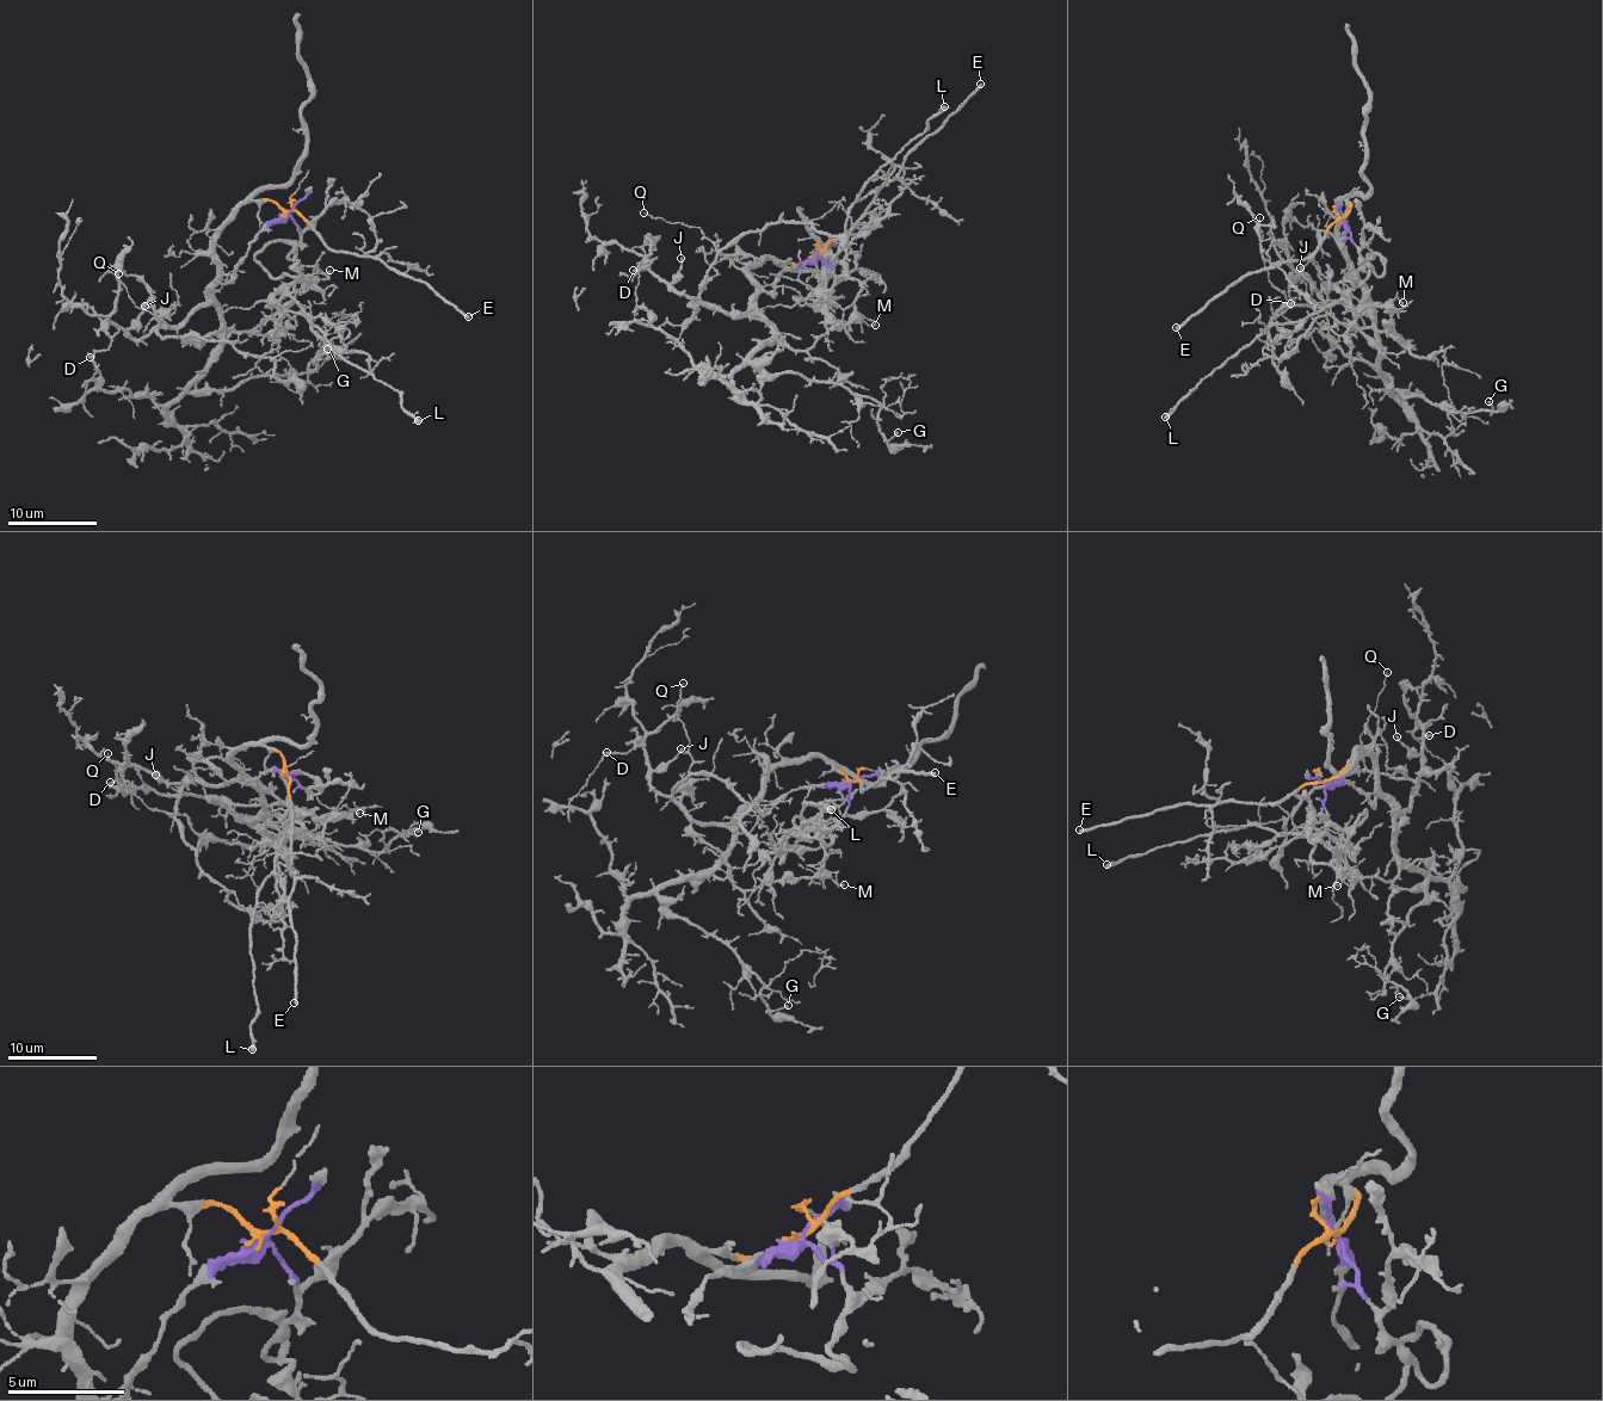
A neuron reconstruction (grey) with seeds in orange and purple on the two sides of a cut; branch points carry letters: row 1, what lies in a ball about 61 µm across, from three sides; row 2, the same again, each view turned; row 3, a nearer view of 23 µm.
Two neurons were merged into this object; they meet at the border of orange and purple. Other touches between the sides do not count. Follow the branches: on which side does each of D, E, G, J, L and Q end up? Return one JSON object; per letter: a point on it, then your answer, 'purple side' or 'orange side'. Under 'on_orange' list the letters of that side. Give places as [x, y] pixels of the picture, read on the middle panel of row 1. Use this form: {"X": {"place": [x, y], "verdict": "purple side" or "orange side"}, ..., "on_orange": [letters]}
{"D": {"place": [633, 270], "verdict": "orange side"}, "E": {"place": [980, 84], "verdict": "orange side"}, "G": {"place": [898, 432], "verdict": "orange side"}, "J": {"place": [680, 258], "verdict": "orange side"}, "L": {"place": [944, 106], "verdict": "purple side"}, "Q": {"place": [643, 213], "verdict": "orange side"}, "on_orange": ["D", "E", "G", "J", "Q"]}

